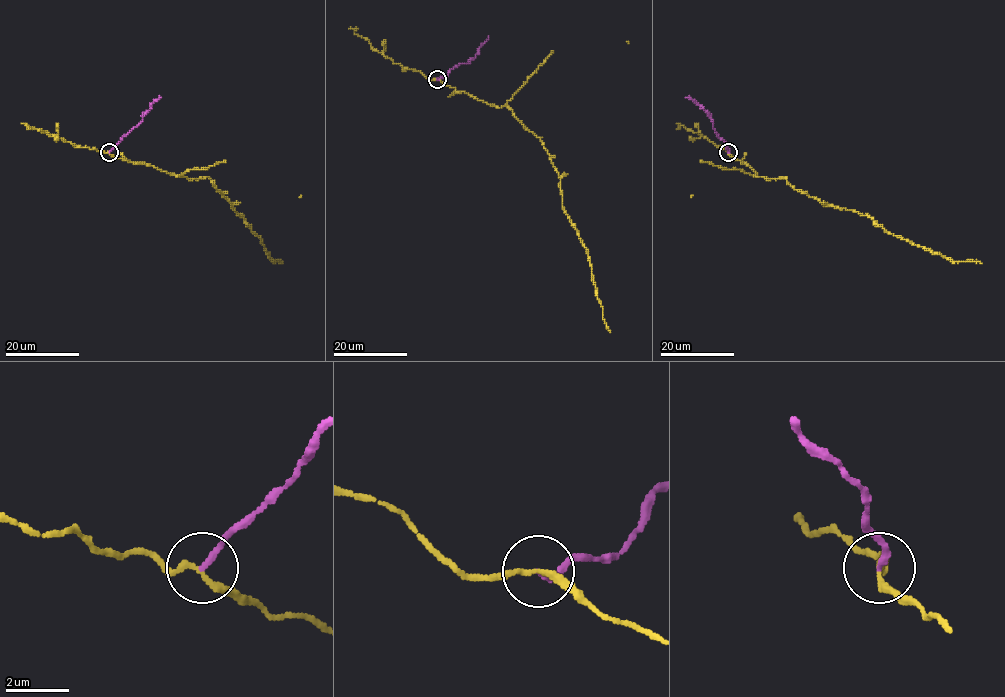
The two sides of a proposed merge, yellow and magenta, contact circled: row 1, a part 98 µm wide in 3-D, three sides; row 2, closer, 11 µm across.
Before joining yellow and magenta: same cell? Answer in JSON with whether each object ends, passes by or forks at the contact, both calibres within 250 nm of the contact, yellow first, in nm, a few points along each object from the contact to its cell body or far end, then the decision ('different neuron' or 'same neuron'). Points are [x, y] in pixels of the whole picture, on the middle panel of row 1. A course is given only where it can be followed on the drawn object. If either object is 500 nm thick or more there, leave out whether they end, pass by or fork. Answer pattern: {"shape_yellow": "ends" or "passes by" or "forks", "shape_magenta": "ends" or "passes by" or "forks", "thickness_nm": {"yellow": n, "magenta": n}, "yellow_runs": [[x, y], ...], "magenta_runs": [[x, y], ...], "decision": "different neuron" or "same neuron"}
{"shape_yellow": "passes by", "shape_magenta": "ends", "thickness_nm": {"yellow": 170, "magenta": 190}, "yellow_runs": [[436, 79], [508, 107], [540, 139], [559, 175], [562, 208], [588, 253], [610, 332]], "magenta_runs": [[436, 79], [445, 78], [452, 68], [471, 60], [489, 36]], "decision": "different neuron"}

